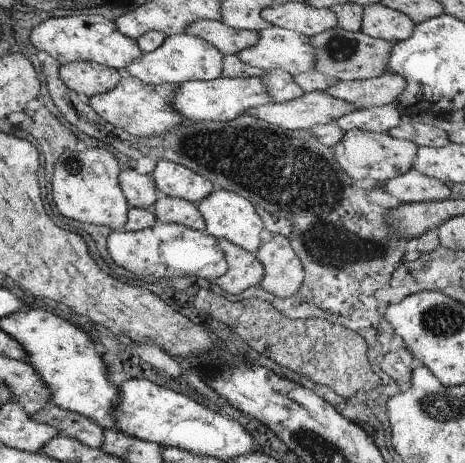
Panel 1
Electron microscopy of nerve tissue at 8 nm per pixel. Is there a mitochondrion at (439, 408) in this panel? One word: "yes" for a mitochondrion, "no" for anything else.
yes

